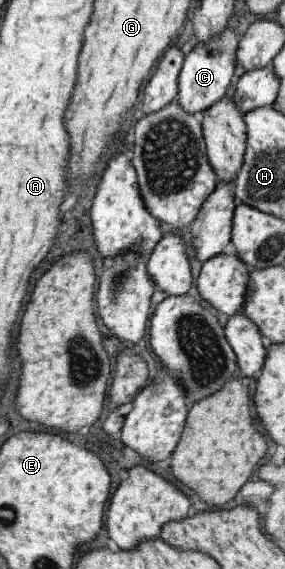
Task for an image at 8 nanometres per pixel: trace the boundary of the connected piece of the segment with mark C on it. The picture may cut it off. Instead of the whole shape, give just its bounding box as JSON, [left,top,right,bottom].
[176,26,238,116]

